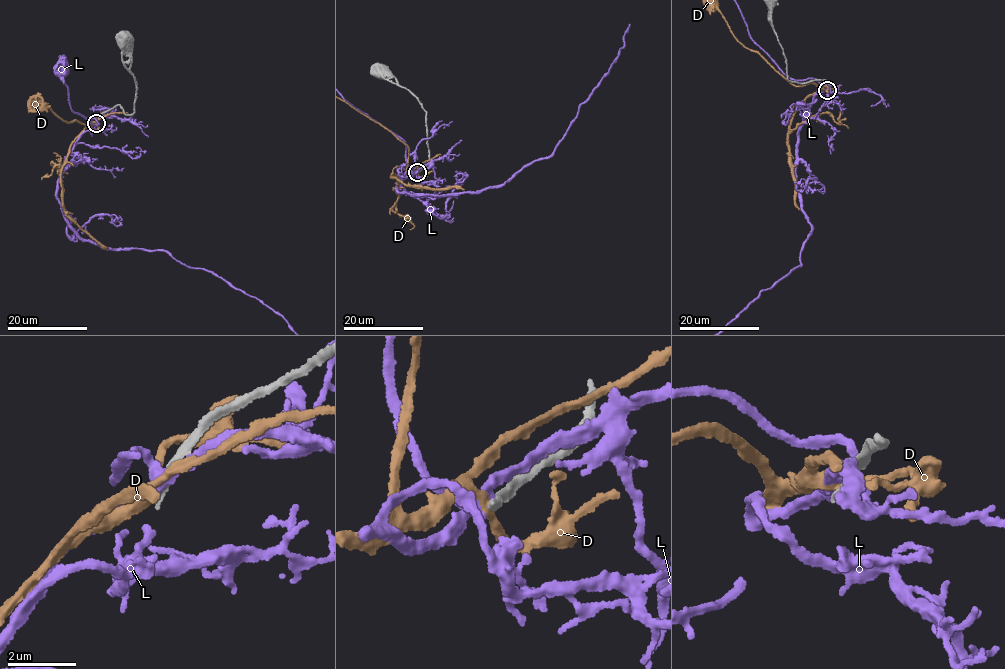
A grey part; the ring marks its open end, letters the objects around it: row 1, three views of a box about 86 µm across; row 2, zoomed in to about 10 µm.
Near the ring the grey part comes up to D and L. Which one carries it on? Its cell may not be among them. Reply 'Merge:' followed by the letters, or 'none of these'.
Merge: none of these

